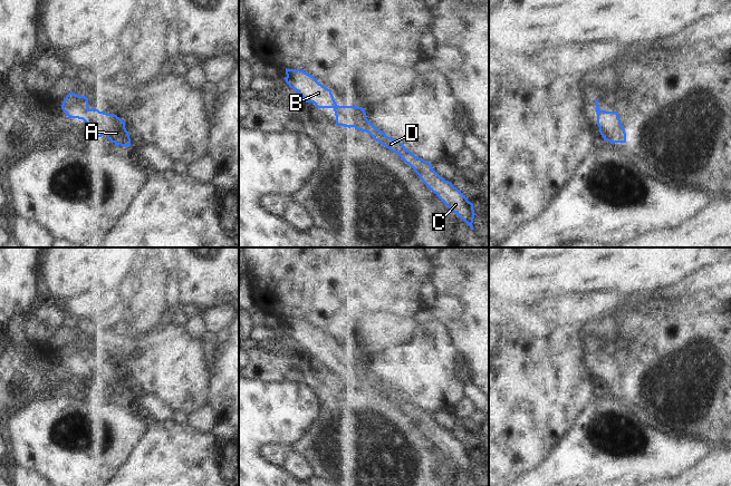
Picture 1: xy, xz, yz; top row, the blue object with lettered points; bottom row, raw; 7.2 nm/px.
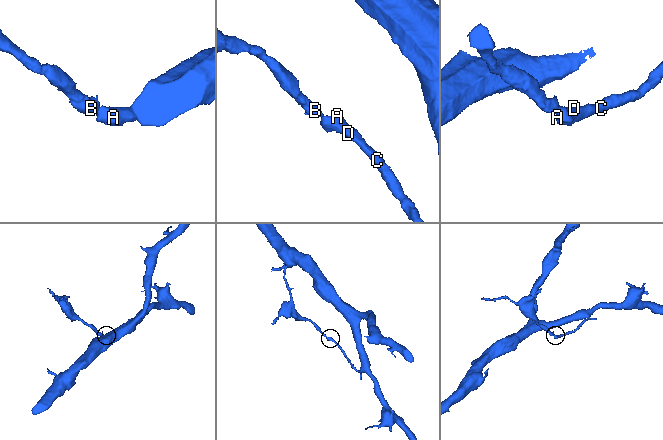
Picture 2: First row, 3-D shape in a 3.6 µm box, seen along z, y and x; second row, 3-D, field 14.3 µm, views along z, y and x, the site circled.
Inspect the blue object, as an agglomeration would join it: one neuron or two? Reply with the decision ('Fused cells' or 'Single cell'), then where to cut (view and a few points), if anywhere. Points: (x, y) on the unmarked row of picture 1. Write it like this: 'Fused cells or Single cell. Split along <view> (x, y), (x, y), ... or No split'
Single cell. No split.

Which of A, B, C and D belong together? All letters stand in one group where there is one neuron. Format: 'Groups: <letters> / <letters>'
Groups: A B C D.

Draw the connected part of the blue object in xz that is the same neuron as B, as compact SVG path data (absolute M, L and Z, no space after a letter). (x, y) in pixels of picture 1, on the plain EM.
M287 319L283 328L290 338L296 340L306 352L314 352L317 358L333 358L336 366L336 375L344 377L355 377L357 380L368 382L376 391L387 397L393 402L408 414L420 426L422 431L437 445L437 447L471 479L474 468L473 454L452 435L451 431L441 427L433 418L432 414L421 409L407 400L405 396L388 387L366 368L366 362L357 356L338 356L334 349L331 340L323 336L317 329L304 320Z

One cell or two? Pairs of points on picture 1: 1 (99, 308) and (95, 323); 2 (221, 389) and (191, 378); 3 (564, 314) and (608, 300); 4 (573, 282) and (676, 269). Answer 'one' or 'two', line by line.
1: two
2: two
3: one
4: one

